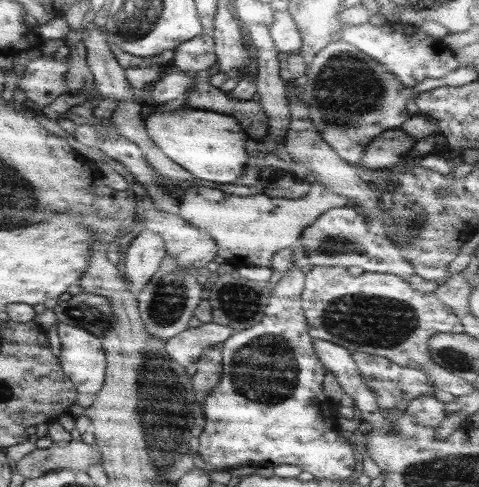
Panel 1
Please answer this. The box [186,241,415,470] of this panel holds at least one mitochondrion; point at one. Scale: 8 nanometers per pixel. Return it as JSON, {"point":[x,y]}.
{"point":[265,371]}

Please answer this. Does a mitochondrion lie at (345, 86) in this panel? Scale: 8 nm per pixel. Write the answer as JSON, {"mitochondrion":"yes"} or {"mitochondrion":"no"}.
{"mitochondrion":"yes"}

